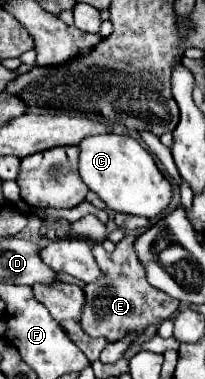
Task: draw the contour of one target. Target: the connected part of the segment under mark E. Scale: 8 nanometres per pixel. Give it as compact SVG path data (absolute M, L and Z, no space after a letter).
M125 236L111 254L101 252L97 262L101 264L101 270L107 276L105 280L91 282L83 288L87 302L83 306L81 326L89 336L105 336L111 342L117 342L129 330L133 330L135 334L141 334L149 324L169 318L179 308L179 300L165 296L165 292L161 292L159 288L153 288L147 282L145 270L133 250L133 240L135 236Z

